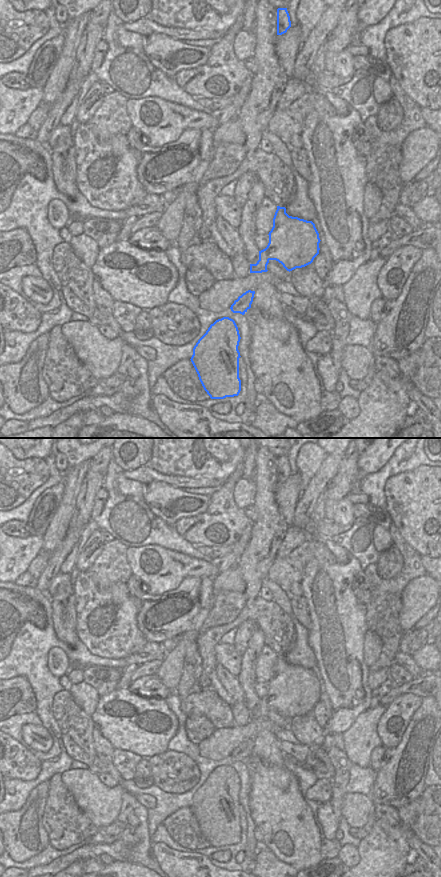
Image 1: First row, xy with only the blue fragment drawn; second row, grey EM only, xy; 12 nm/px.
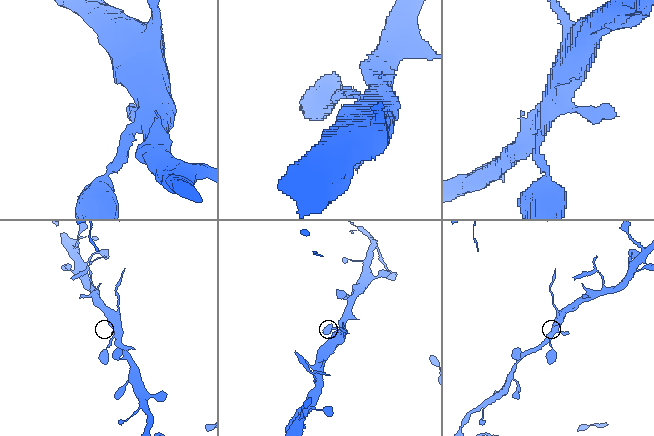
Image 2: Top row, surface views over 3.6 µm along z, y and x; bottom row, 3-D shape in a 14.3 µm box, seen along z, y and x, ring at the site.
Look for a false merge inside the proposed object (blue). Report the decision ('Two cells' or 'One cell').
One cell

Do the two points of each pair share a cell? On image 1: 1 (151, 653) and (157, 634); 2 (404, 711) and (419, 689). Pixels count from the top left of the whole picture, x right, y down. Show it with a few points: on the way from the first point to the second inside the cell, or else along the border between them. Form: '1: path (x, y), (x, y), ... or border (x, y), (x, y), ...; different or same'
1: border (147, 640), (153, 643), (161, 643); different
2: border (422, 697), (412, 693), (402, 693), (393, 701); different

